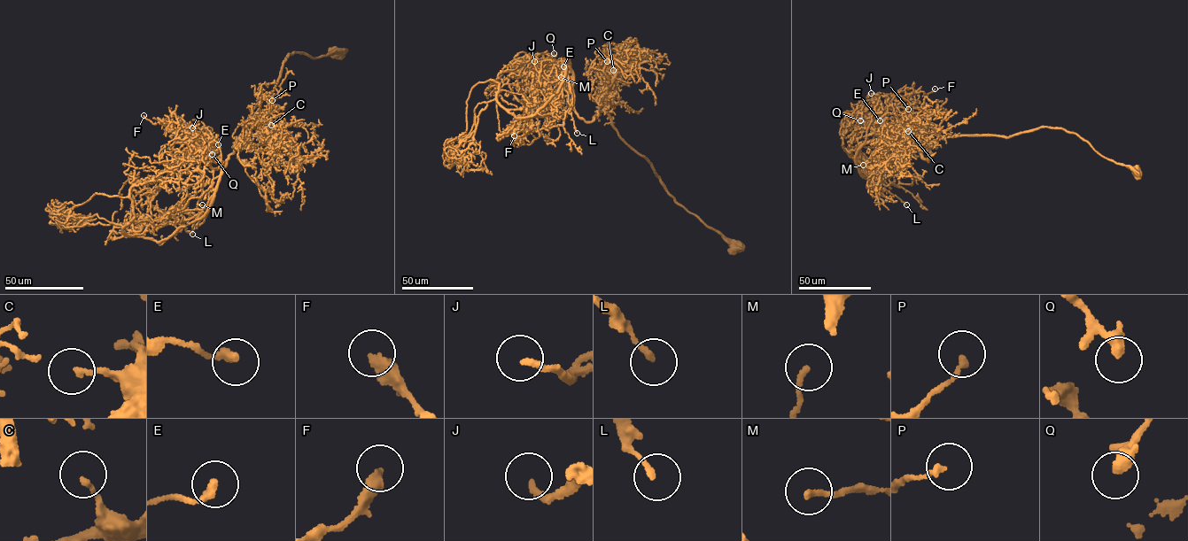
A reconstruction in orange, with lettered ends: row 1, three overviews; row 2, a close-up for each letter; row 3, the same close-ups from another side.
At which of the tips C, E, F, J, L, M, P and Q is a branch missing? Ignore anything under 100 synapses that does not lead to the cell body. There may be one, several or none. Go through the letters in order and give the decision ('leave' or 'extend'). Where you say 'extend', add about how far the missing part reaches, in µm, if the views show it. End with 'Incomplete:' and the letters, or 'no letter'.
C: leave
E: leave
F: leave
J: leave
L: leave
M: leave
P: leave
Q: leave
Incomplete: no letter

